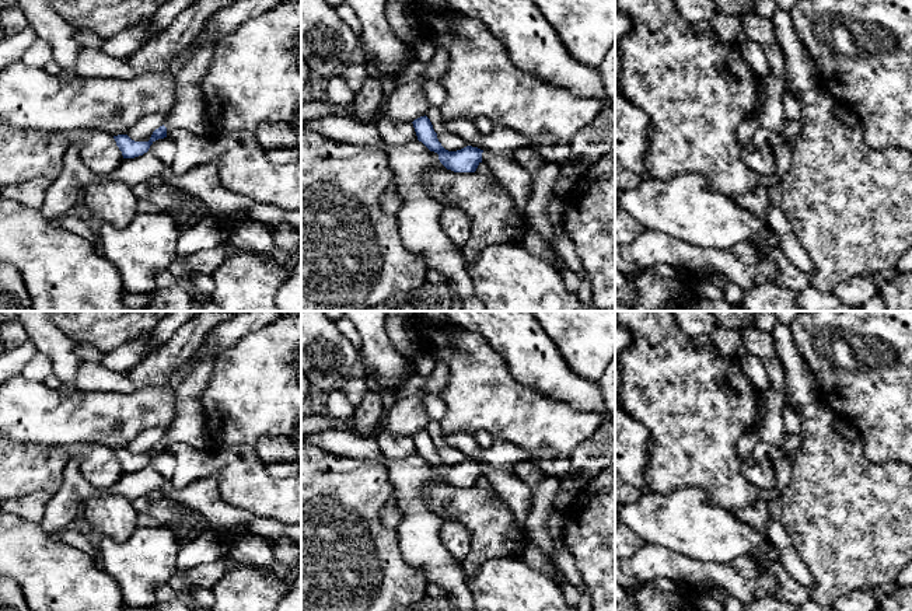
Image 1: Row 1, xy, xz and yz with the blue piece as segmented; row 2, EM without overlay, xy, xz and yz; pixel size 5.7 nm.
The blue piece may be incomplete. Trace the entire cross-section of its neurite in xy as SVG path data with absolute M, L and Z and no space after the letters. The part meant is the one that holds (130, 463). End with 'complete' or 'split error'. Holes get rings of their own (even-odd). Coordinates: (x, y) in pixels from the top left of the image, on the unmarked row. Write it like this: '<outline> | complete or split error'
M202 352L200 360L191 366L189 373L174 390L175 415L165 427L164 439L156 443L148 455L134 455L127 448L113 450L123 472L134 472L148 465L150 460L167 451L168 444L185 443L195 448L207 448L212 444L206 434L205 409L200 405L200 395L210 383L216 355Z | split error

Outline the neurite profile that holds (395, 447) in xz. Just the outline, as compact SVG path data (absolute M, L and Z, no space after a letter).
M378 433L374 439L377 440L381 453L389 460L403 460L417 454L412 436Z

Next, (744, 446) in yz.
M755 430L745 433L737 441L737 455L742 465L751 465L751 453L755 443L759 440L758 433Z

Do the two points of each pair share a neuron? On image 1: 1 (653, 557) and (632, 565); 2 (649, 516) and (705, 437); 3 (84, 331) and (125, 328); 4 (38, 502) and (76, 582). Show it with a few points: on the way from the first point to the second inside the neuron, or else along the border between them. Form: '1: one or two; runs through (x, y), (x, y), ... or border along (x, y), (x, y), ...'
1: one; runs through (647, 562), (638, 565)
2: two; border along (696, 488), (680, 488), (667, 493), (649, 491)
3: one; runs through (94, 328), (115, 328)
4: two; border along (14, 513), (38, 524)

